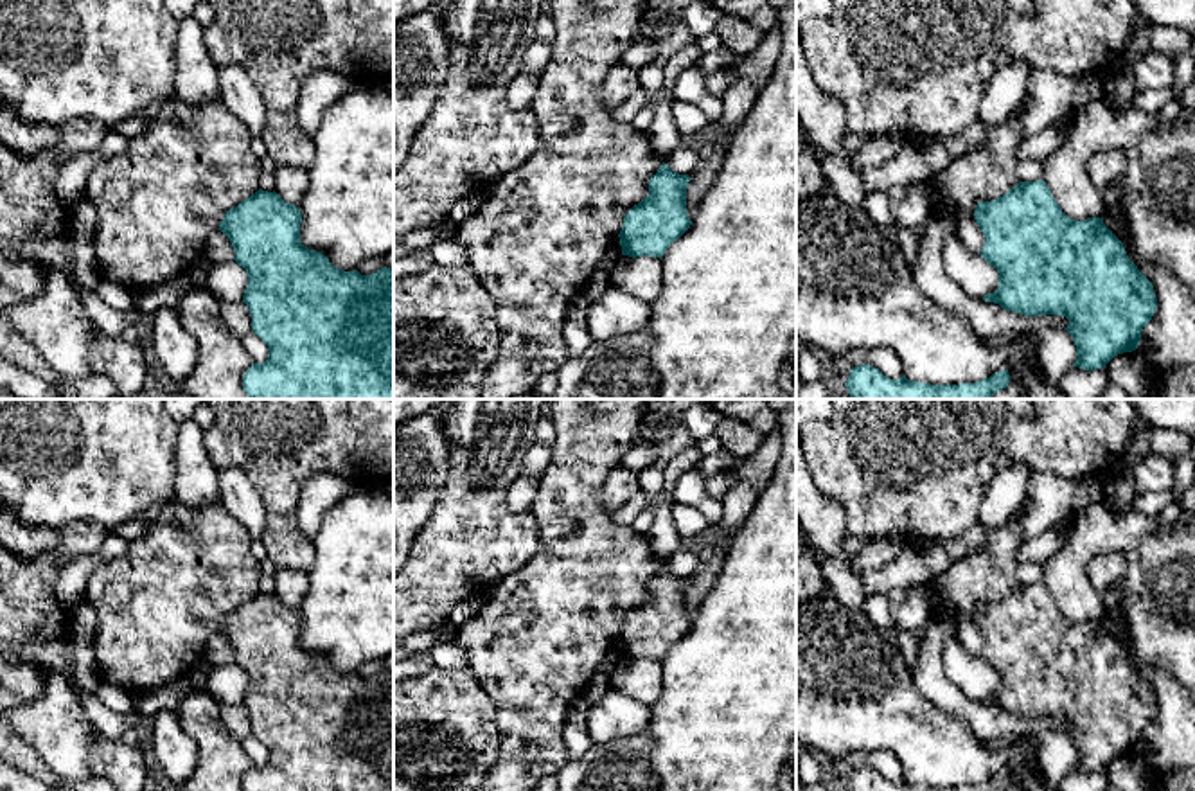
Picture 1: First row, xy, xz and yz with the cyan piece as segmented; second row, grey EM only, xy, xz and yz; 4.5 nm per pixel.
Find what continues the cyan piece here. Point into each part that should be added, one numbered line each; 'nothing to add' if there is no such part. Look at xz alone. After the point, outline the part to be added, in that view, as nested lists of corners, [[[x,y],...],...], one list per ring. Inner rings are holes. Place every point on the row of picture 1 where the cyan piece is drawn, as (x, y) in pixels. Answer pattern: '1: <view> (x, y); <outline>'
nothing to add

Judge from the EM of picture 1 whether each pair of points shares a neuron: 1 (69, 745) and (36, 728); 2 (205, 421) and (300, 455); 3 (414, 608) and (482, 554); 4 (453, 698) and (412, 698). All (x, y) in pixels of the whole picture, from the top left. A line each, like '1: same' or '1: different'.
1: same
2: different
3: same
4: same

